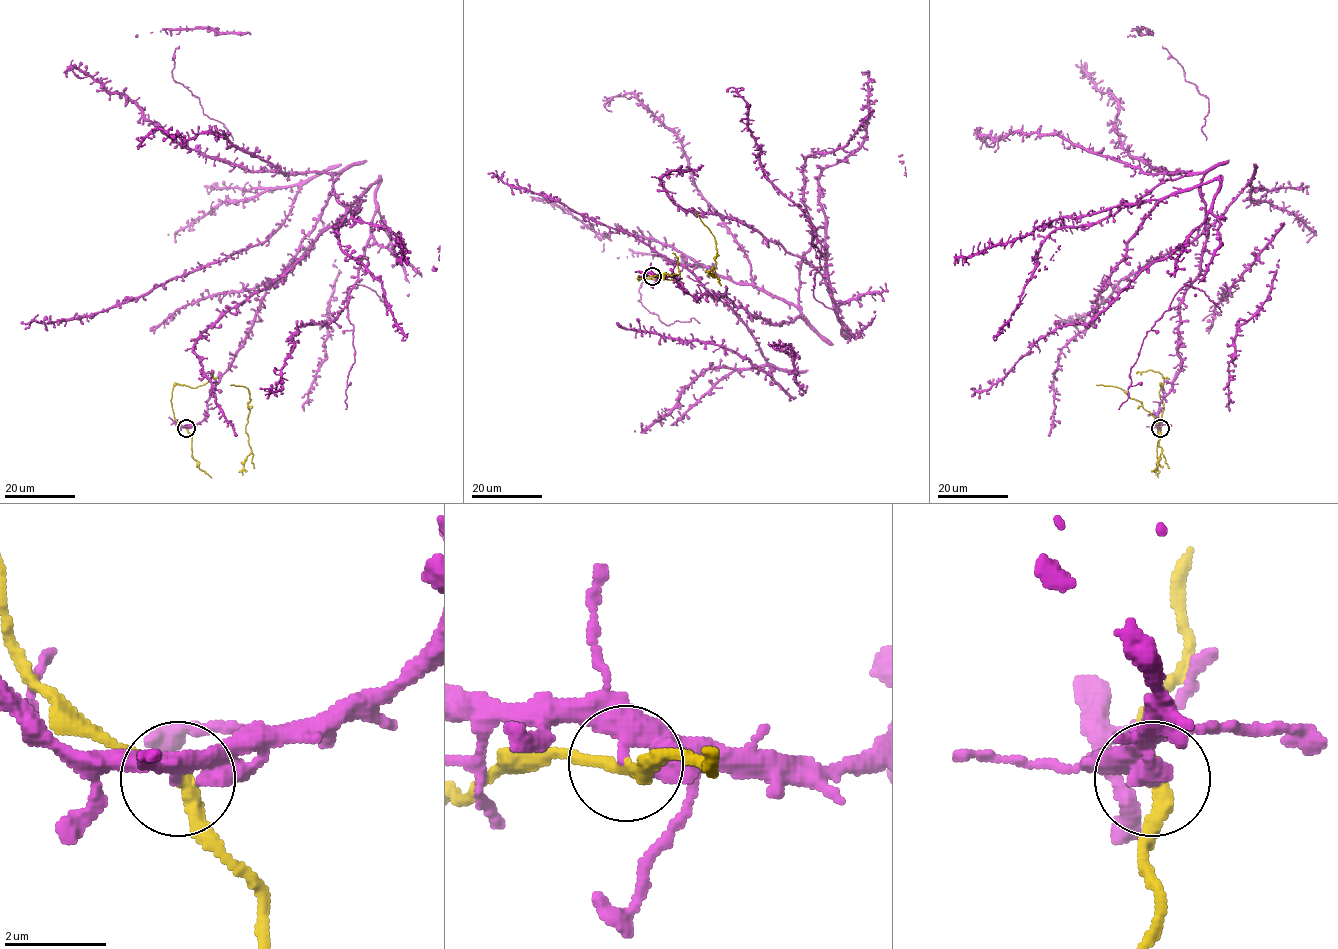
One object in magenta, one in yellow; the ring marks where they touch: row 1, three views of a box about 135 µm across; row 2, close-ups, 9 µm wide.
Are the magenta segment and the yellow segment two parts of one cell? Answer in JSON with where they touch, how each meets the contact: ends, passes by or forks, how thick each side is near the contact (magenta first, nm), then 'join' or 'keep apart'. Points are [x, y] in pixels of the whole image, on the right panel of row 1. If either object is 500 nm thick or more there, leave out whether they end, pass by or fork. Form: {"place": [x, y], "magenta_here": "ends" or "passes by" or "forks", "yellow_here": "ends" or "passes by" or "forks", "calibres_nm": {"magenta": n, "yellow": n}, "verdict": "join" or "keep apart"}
{"place": [1160, 428], "magenta_here": "passes by", "yellow_here": "passes by", "calibres_nm": {"magenta": 280, "yellow": 280}, "verdict": "keep apart"}

